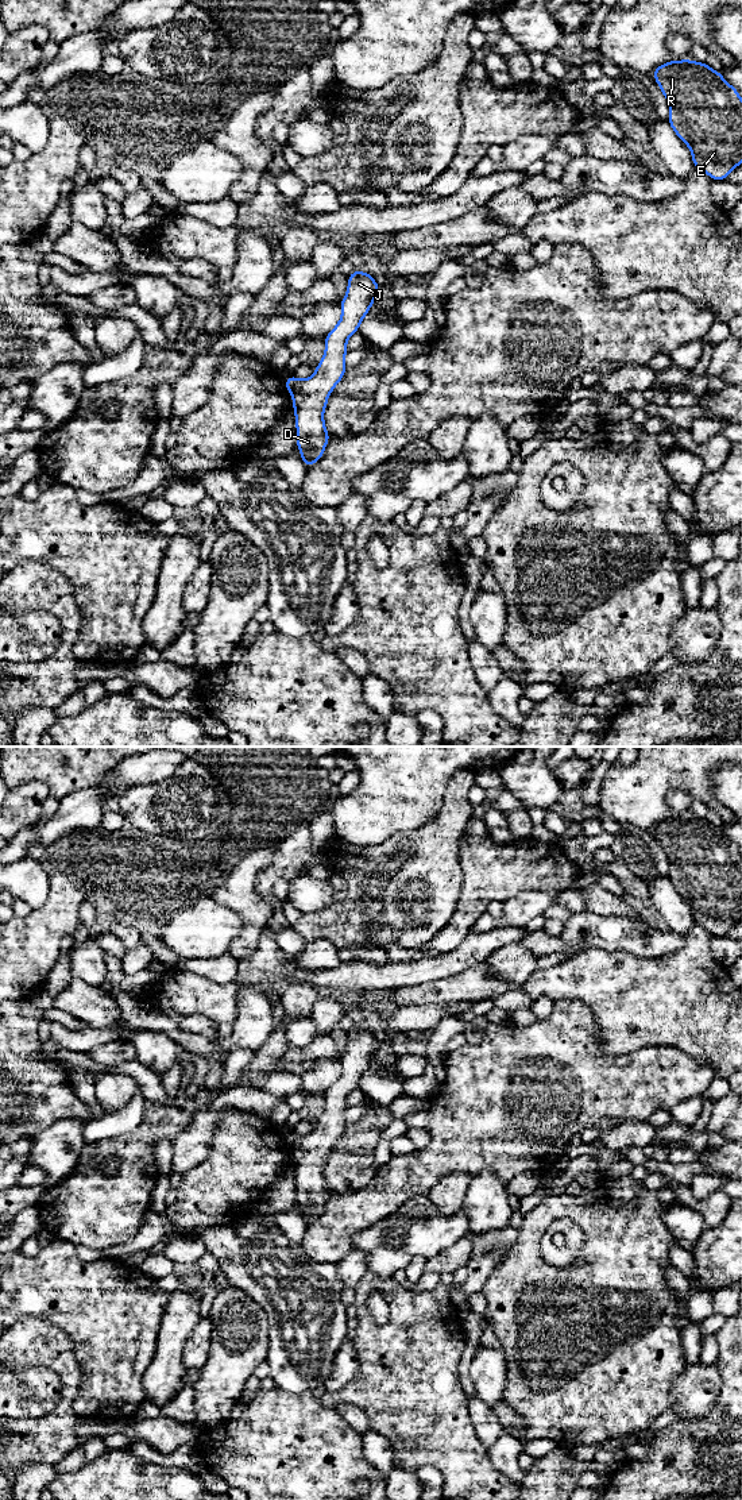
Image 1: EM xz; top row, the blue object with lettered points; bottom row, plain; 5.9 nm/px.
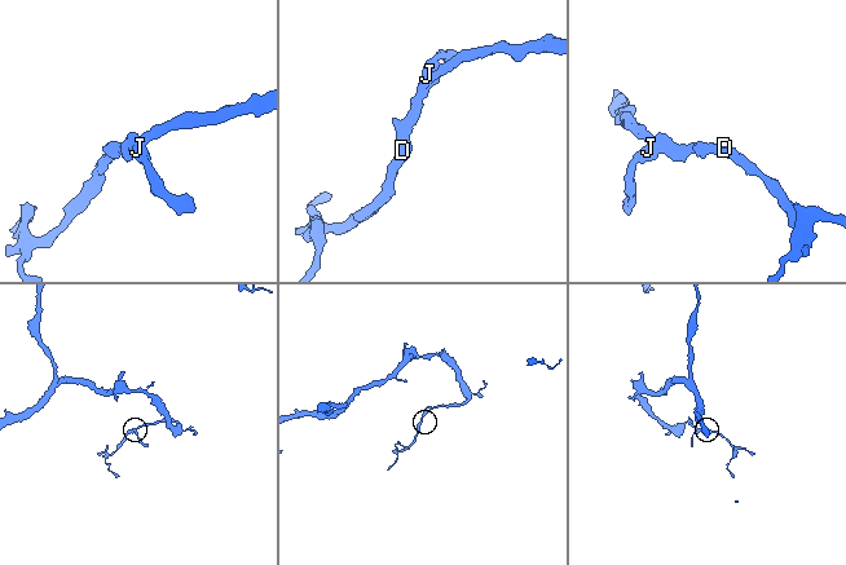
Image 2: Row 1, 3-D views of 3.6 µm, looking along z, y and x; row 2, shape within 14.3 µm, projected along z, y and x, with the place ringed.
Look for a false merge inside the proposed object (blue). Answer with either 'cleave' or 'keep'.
keep

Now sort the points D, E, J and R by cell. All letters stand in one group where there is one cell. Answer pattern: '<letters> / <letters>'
D E J R

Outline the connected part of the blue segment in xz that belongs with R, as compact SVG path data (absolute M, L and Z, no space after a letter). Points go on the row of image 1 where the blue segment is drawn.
M688 58L670 59L650 74L669 103L668 122L689 147L693 166L714 181L724 181L742 162L742 100L737 88L730 85L720 72Z

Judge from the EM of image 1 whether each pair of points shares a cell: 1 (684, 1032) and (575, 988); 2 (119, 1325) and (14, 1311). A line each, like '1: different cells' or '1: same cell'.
1: same cell
2: same cell

